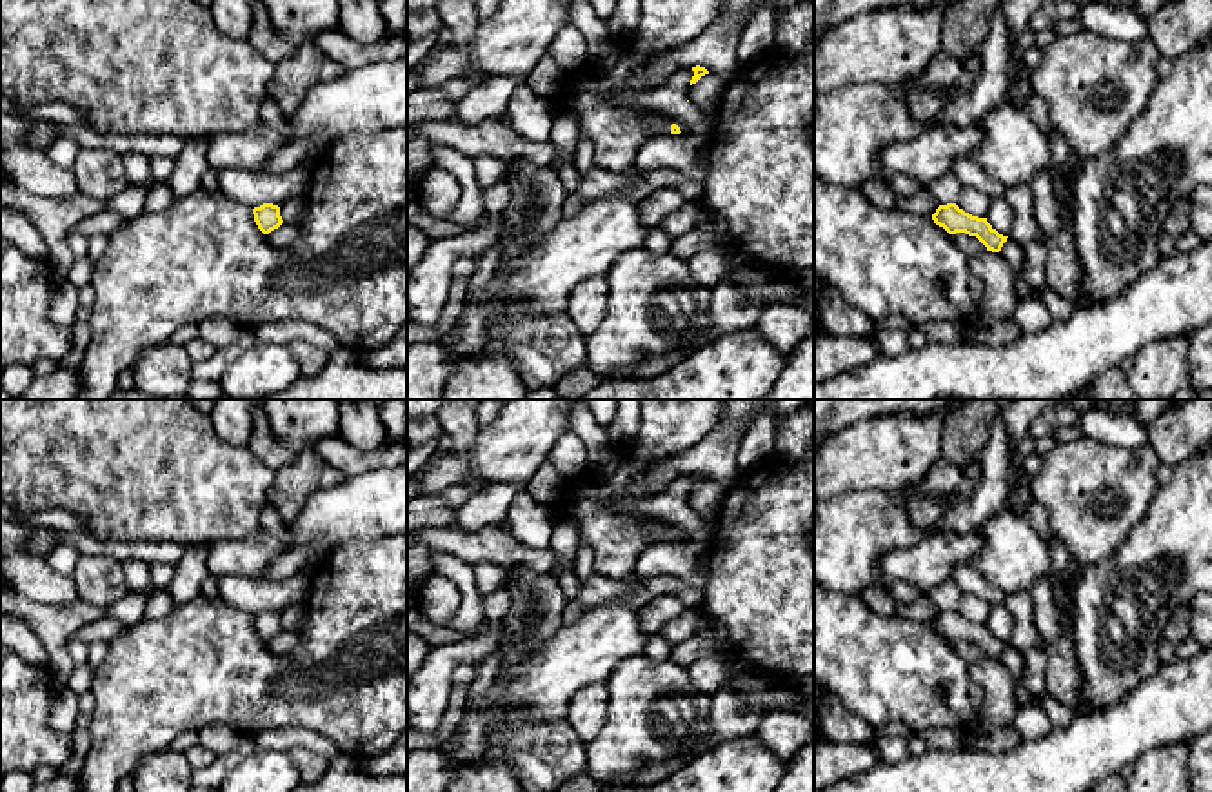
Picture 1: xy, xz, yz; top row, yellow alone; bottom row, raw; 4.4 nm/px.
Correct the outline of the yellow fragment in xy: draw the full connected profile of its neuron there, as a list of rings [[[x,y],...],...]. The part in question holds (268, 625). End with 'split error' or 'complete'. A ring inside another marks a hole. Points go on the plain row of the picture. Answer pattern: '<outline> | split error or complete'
[[[263,610],[260,614],[254,614],[253,621],[258,636],[263,641],[269,641],[271,638],[278,636],[283,630],[280,623],[280,614],[273,610]]] | complete

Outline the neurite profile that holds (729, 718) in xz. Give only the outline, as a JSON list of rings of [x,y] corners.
[[[727,681],[710,696],[709,743],[718,747],[723,741],[741,739],[756,734],[765,710],[747,708],[740,690]]]

